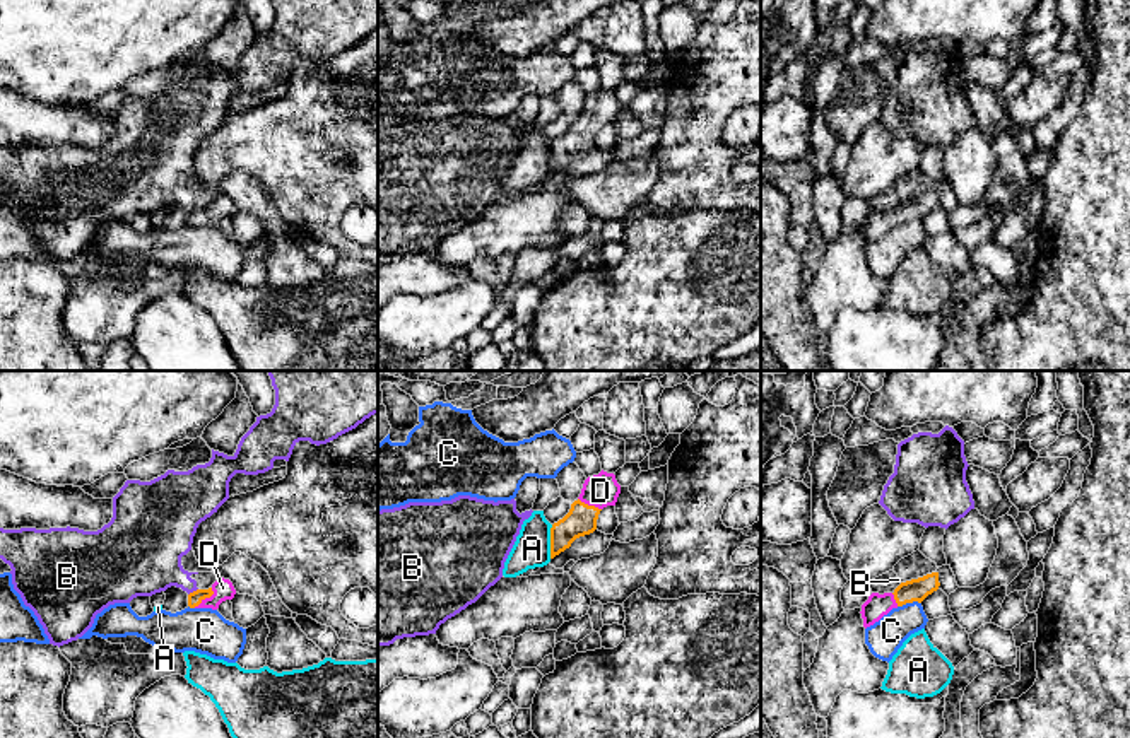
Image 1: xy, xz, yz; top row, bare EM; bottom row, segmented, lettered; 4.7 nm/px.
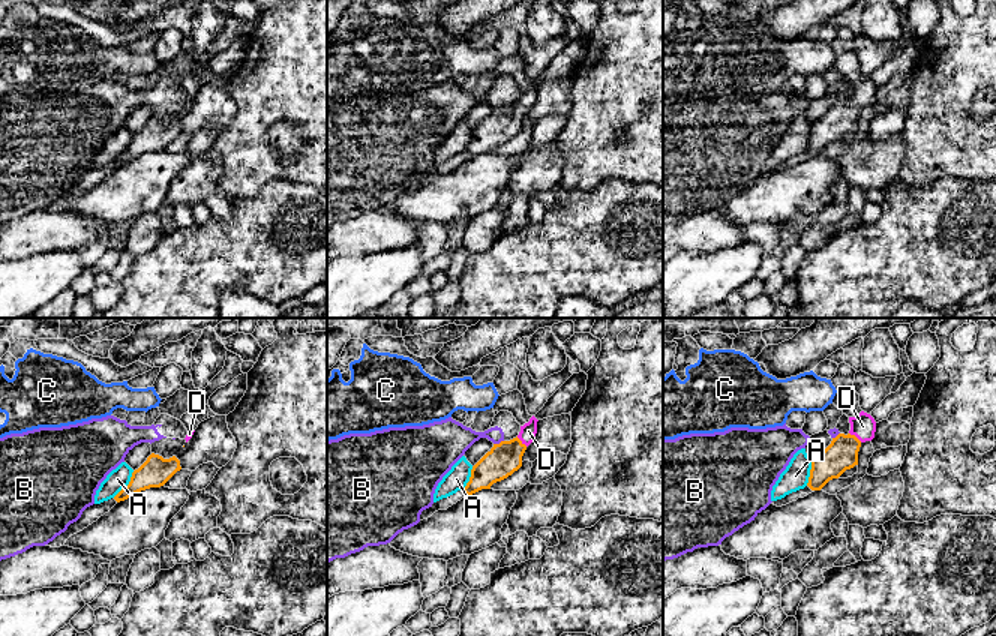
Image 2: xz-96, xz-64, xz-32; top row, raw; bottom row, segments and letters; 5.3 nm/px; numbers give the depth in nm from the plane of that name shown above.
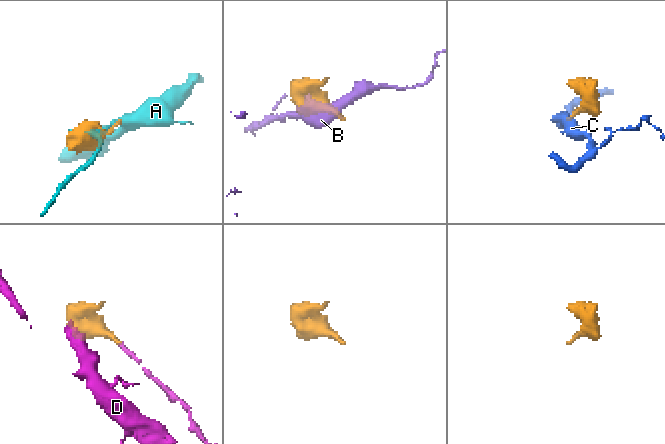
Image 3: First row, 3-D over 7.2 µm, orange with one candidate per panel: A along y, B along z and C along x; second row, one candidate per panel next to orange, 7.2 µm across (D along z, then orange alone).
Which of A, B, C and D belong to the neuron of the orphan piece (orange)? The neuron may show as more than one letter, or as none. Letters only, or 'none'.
D

